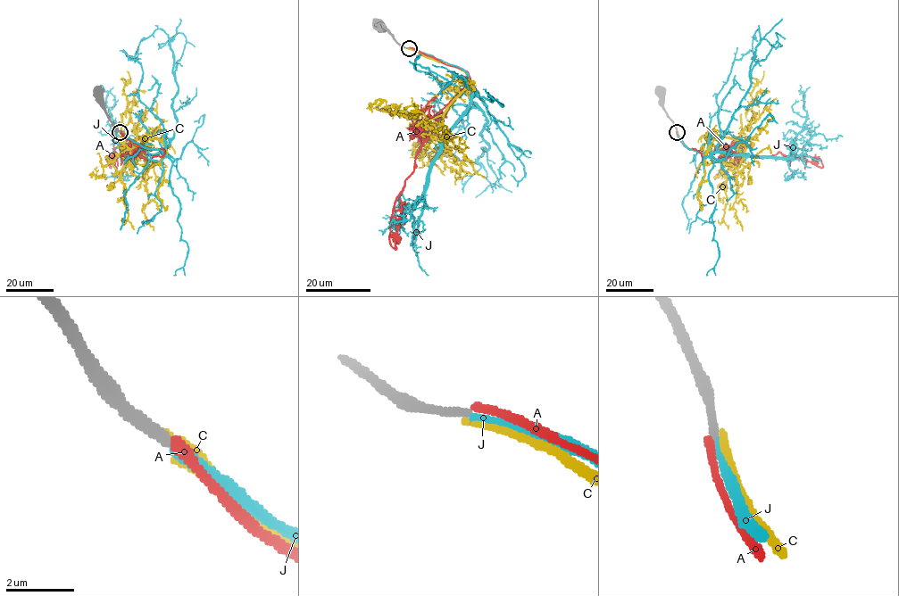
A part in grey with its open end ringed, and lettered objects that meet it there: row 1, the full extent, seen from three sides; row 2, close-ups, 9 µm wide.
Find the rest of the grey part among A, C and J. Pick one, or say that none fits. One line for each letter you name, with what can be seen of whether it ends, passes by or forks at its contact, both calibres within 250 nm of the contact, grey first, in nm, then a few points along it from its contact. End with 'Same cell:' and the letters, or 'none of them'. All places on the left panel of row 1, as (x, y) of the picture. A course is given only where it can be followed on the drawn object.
J: it ends; calibres 300 and 280 nm; course (120, 132), (166, 155), (174, 134), (178, 87), (169, 37), (157, 28), (143, 38), (130, 55), (137, 58)
Same cell: J

